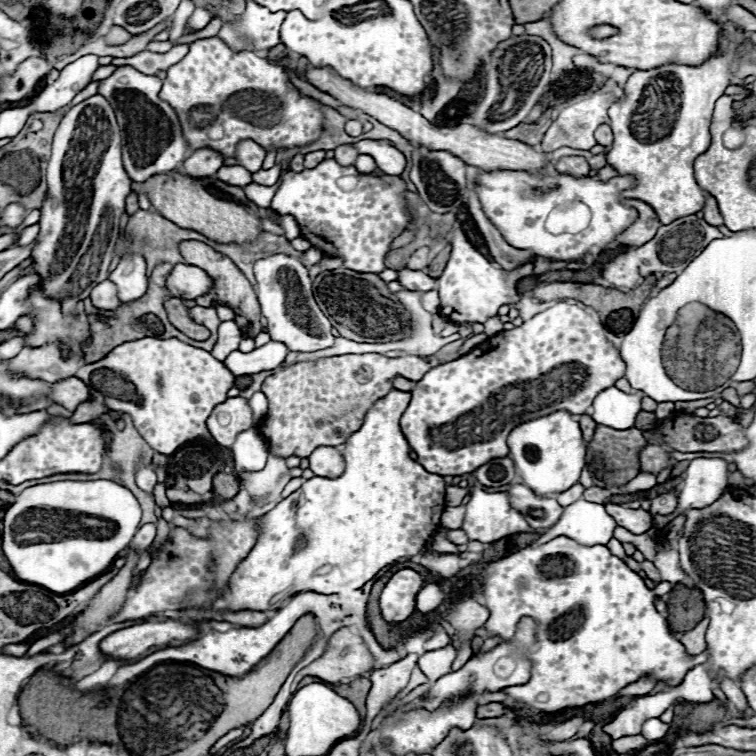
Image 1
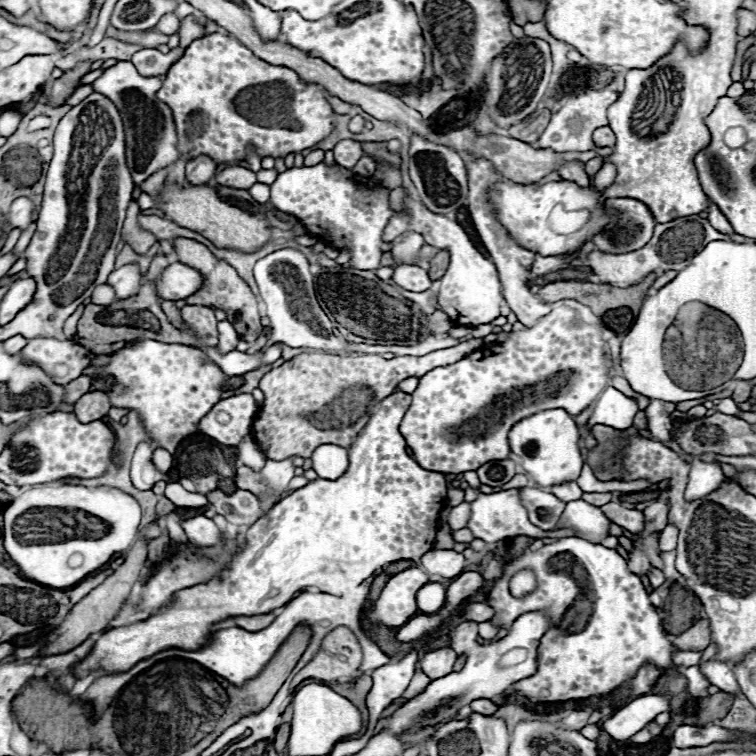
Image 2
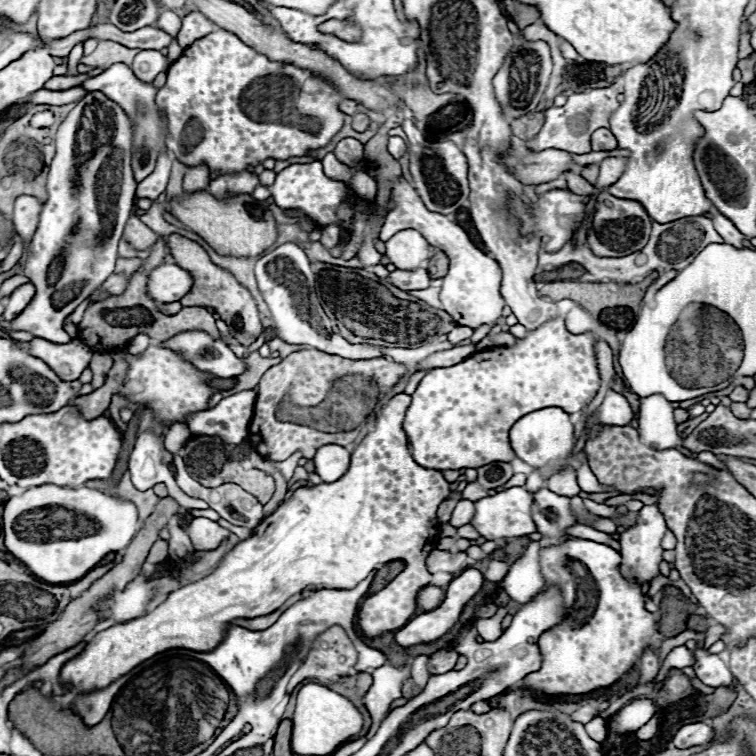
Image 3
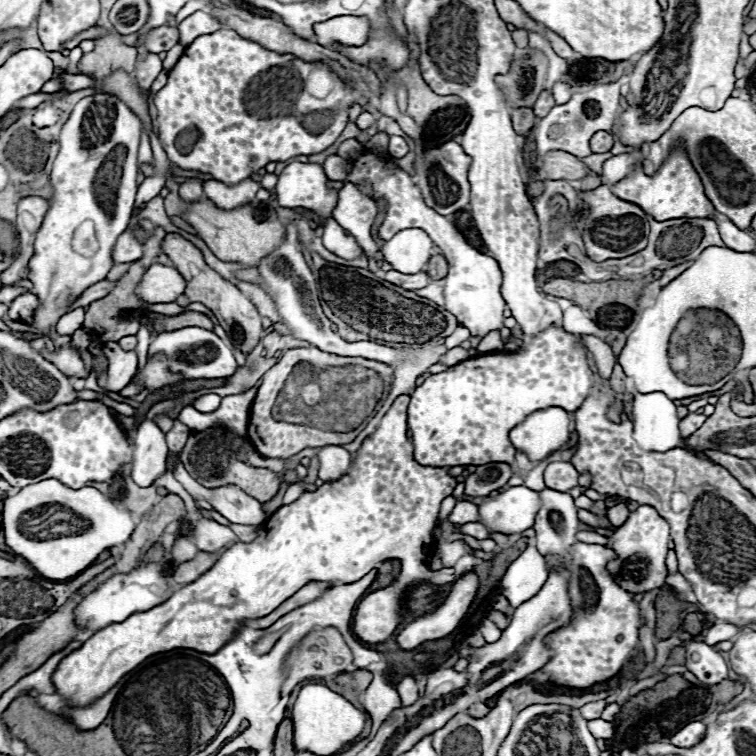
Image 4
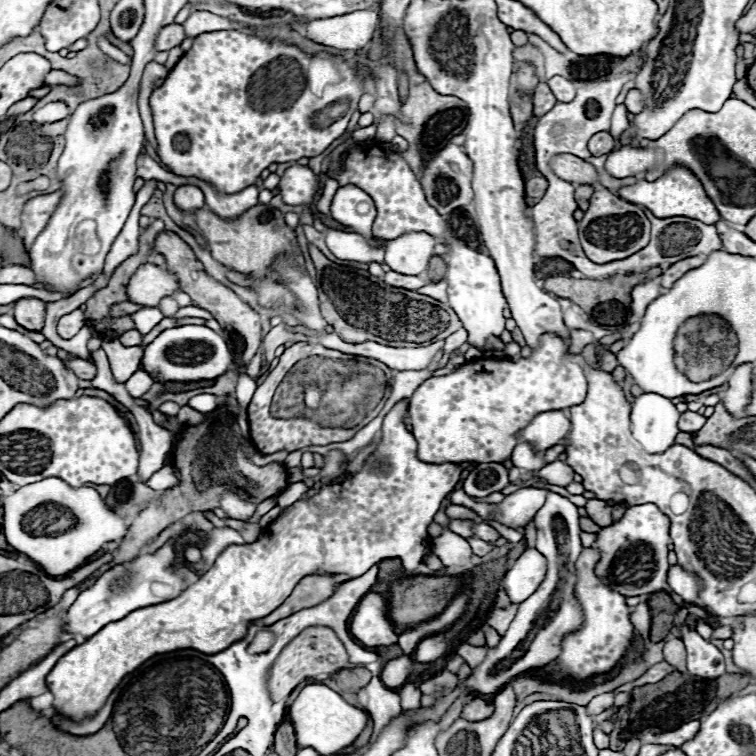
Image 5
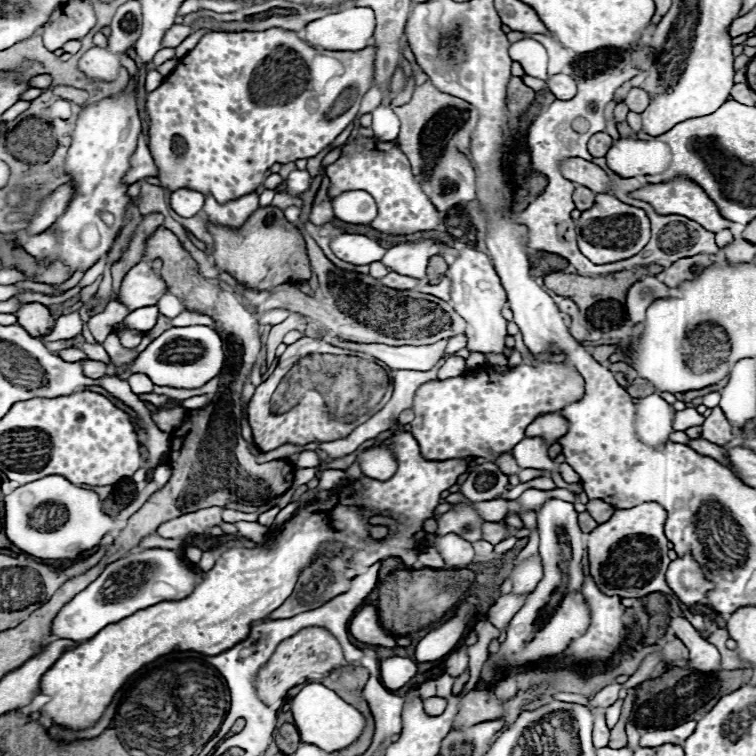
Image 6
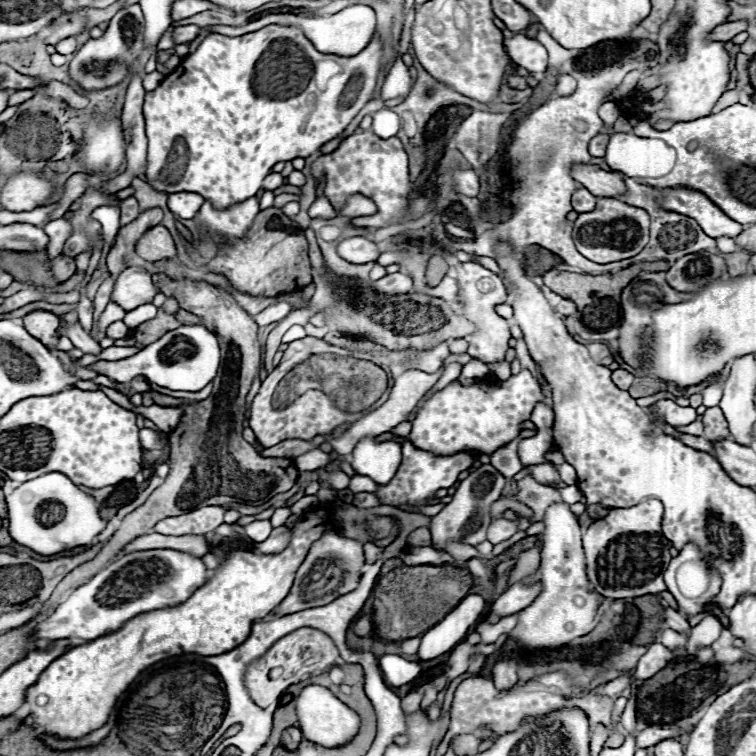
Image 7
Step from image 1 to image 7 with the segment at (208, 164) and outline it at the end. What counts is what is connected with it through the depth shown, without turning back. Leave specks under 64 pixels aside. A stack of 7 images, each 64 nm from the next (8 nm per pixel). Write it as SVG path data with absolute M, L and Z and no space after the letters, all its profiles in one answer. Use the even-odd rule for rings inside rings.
M176 192L168 196L168 208L178 218L194 218L194 214L200 210L204 198L194 192Z

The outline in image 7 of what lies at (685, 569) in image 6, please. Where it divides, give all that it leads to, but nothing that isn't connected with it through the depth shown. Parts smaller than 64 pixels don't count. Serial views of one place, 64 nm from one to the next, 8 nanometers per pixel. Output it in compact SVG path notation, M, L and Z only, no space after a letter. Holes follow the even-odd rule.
M688 542L676 558L672 558L670 566L664 571L664 582L668 586L668 592L672 592L672 596L678 602L678 612L684 614L684 618L692 618L696 614L702 614L706 604L720 592L720 574L716 572L716 568L712 568L710 560L702 558L700 548L694 542Z

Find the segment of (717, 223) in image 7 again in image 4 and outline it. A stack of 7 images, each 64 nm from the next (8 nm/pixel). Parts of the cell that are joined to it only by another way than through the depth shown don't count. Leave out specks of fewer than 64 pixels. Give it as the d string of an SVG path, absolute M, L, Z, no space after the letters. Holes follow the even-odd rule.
M682 148L674 150L672 156L660 166L660 170L654 176L646 176L642 172L642 166L638 164L630 176L626 176L624 180L612 186L612 192L622 200L638 204L640 208L644 208L644 212L648 212L654 220L660 220L660 222L672 220L672 218L708 218L708 220L714 218L714 206L706 198L700 176L692 168Z

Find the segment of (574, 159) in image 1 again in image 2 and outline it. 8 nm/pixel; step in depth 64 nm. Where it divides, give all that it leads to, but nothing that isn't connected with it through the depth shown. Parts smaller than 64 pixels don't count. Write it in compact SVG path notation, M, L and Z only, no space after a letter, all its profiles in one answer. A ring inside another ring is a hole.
M564 162L560 168L558 168L560 176L564 180L572 180L574 184L580 184L580 188L588 188L590 186L590 180L584 172L584 164L582 162Z

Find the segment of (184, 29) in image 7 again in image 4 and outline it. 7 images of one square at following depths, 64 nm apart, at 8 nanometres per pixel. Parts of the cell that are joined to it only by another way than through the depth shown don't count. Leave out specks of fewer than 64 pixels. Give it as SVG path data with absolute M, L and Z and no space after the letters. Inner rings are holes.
M160 26L154 28L152 32L146 34L146 48L154 54L158 52L168 52L172 46L176 46L180 40L180 32L174 26Z

